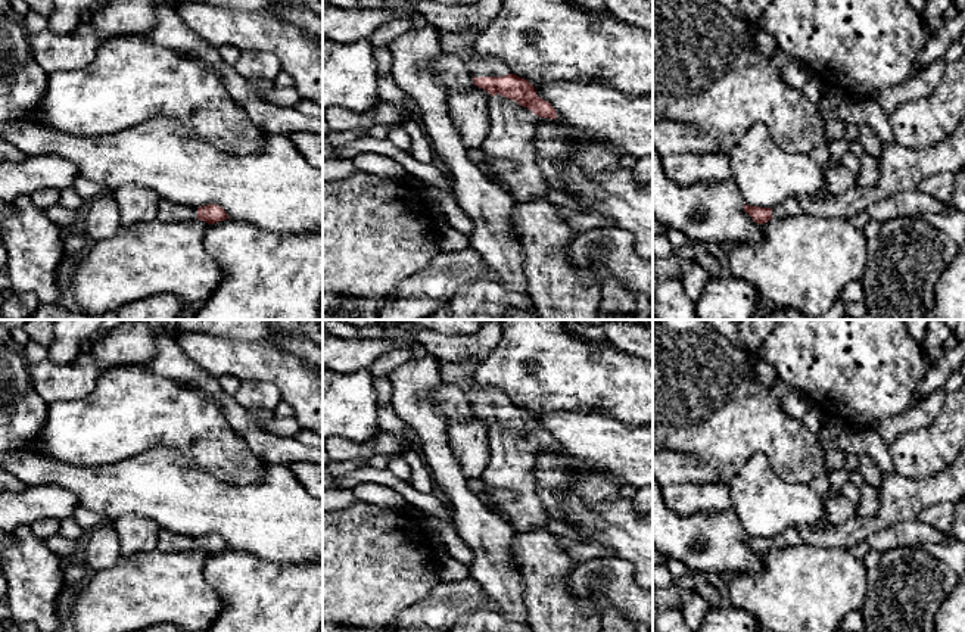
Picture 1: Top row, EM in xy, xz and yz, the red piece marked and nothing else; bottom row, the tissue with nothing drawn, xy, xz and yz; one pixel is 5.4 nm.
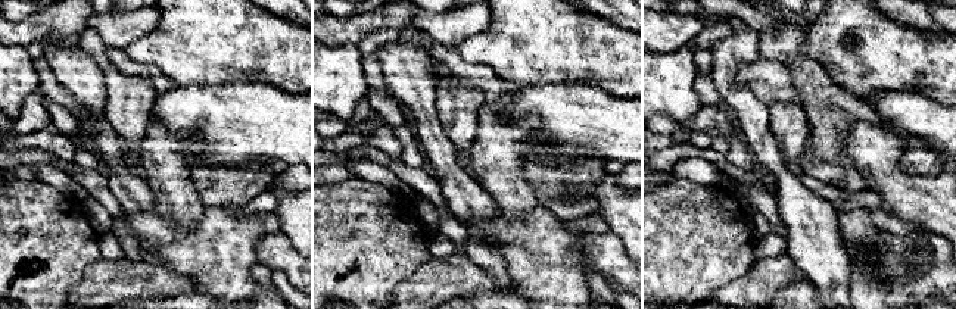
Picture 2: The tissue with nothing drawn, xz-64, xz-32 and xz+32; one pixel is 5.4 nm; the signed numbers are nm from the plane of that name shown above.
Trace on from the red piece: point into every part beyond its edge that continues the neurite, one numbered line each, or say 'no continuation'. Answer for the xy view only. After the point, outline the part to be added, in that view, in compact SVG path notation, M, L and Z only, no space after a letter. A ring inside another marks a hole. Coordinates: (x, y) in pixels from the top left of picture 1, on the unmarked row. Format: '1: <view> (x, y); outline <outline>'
1: xy (171, 542); outline M162 529L156 548L166 552L183 552L187 550L197 550L197 538L189 538Z

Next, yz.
1: yz (900, 498); outline M965 446L955 461L938 474L913 480L899 473L884 474L880 510L874 517L856 514L841 524L825 520L813 527L790 527L772 536L772 548L809 544L819 548L849 550L866 538L896 523L912 522L938 502L953 502L965 496Z

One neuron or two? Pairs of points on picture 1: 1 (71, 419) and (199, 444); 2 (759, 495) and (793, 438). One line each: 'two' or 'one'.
1: one
2: two

